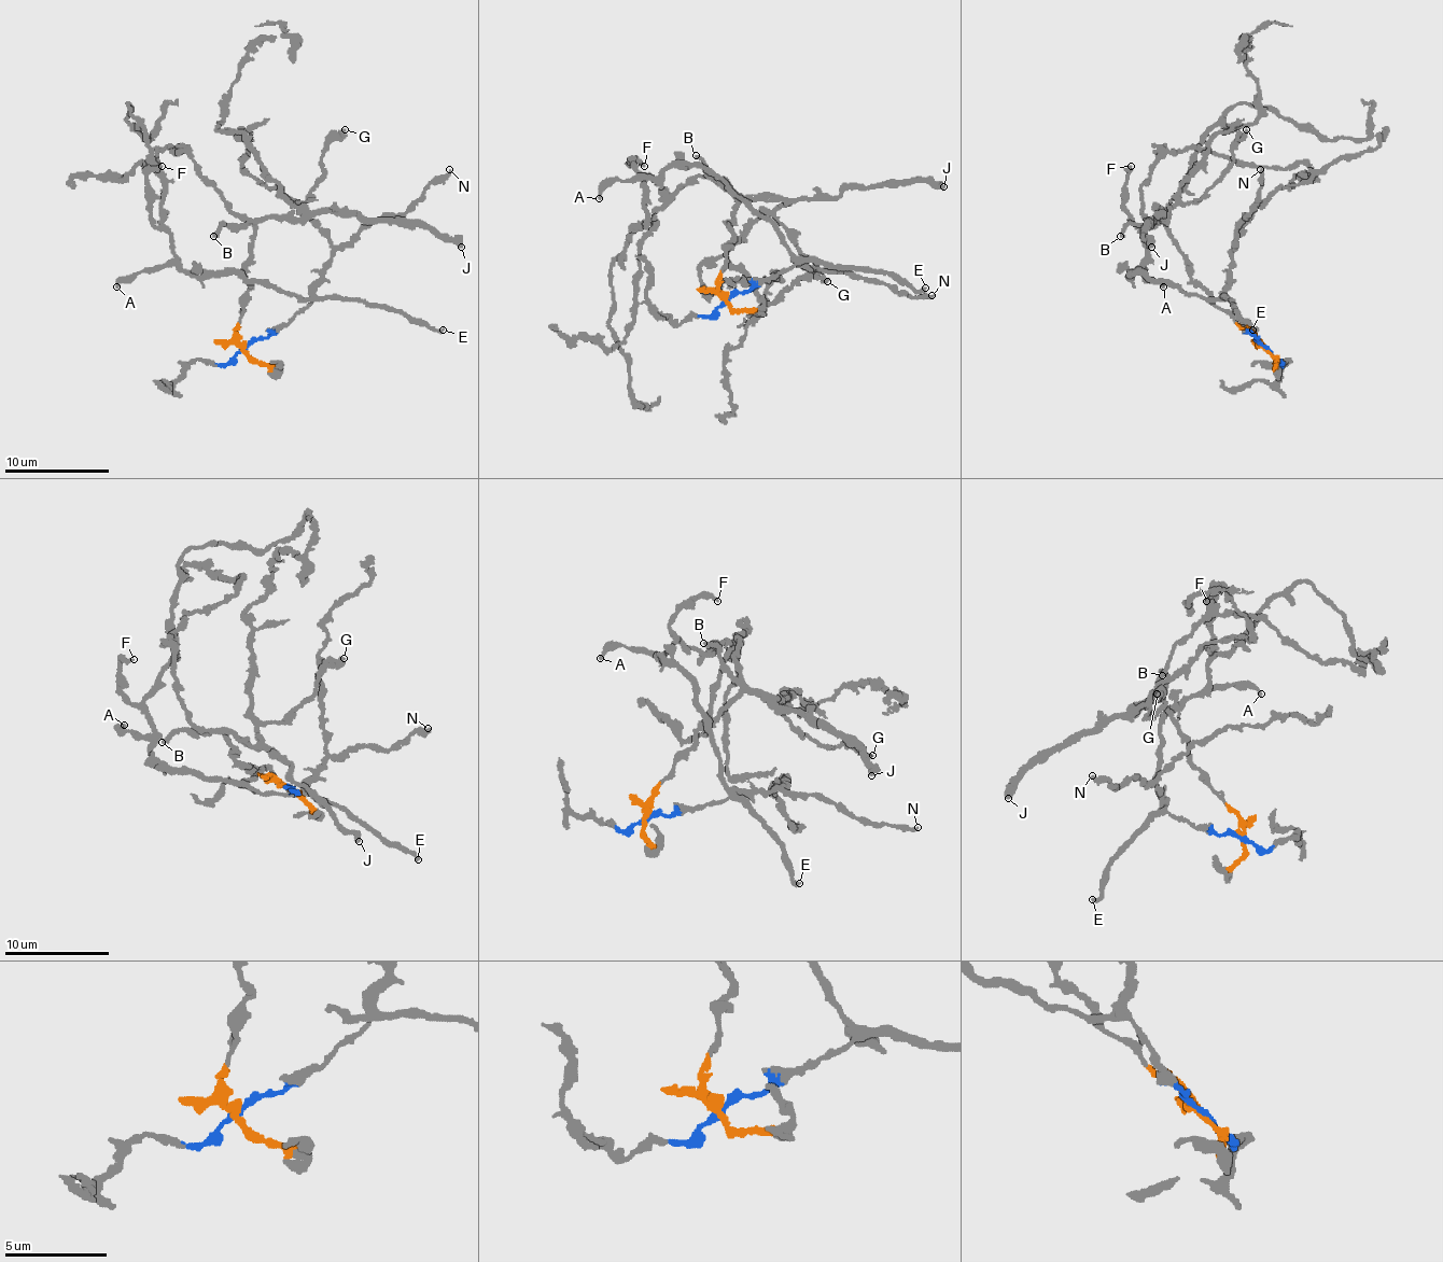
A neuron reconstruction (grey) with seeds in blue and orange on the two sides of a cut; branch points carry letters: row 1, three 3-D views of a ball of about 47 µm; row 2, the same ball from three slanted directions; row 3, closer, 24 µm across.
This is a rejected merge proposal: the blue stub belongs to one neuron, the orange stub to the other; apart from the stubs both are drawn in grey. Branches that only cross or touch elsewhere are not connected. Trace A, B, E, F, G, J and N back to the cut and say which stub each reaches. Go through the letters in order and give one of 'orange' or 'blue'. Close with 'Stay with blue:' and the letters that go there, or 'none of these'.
A: blue
B: orange
E: blue
F: blue
G: orange
J: orange
N: blue
Stay with blue: A, E, F, N

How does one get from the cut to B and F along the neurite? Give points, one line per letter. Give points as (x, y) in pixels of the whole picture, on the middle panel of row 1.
B: (727, 300), (719, 286), (719, 268), (732, 235), (727, 227), (736, 198), (706, 172), (706, 164), (696, 156)
F: (727, 300), (782, 274), (793, 253), (772, 224), (701, 167), (670, 164), (657, 180), (630, 162), (644, 167)

